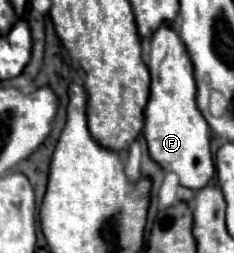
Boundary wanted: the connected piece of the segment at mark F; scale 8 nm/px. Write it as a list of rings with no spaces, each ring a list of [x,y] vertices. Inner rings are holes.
[[[161,25],[153,33],[149,57],[151,87],[149,101],[143,111],[143,135],[147,139],[149,153],[165,171],[177,173],[181,185],[189,189],[201,189],[211,181],[215,165],[209,149],[209,125],[197,107],[197,85],[191,57],[179,33],[171,25]]]

